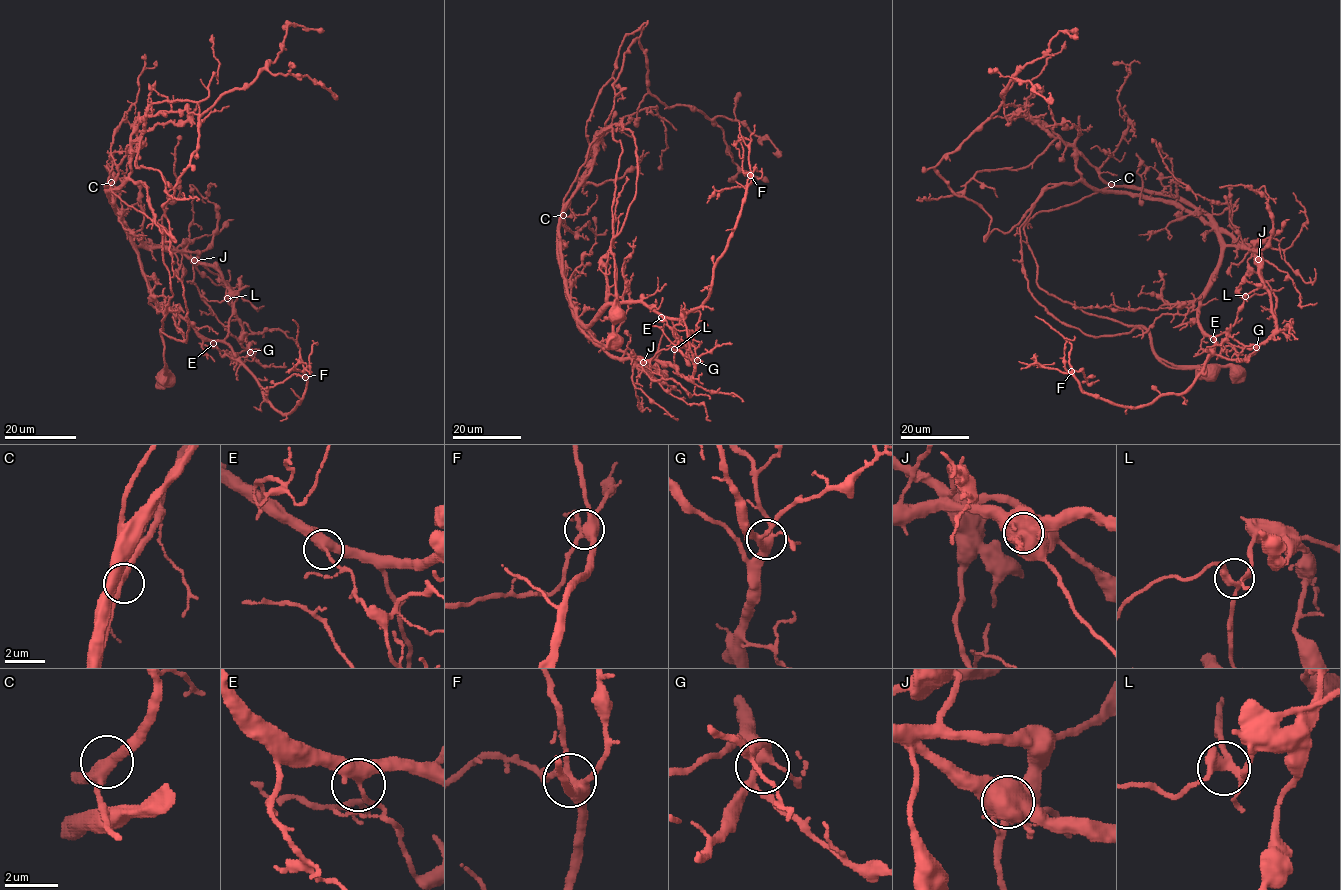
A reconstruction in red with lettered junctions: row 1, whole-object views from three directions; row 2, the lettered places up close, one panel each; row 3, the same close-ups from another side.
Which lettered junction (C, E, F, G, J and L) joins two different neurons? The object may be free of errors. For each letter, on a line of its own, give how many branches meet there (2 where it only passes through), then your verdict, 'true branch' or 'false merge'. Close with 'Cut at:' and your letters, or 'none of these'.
C: branches 3; true branch
E: branches 3; true branch
F: branches 5; true branch
G: branches 5; true branch
J: branches 4; false merge
L: branches 4; true branch
Cut at: J

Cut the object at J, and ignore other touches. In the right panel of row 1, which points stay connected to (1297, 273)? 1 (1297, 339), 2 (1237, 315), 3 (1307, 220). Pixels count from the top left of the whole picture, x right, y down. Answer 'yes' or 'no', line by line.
1: no
2: yes
3: yes

